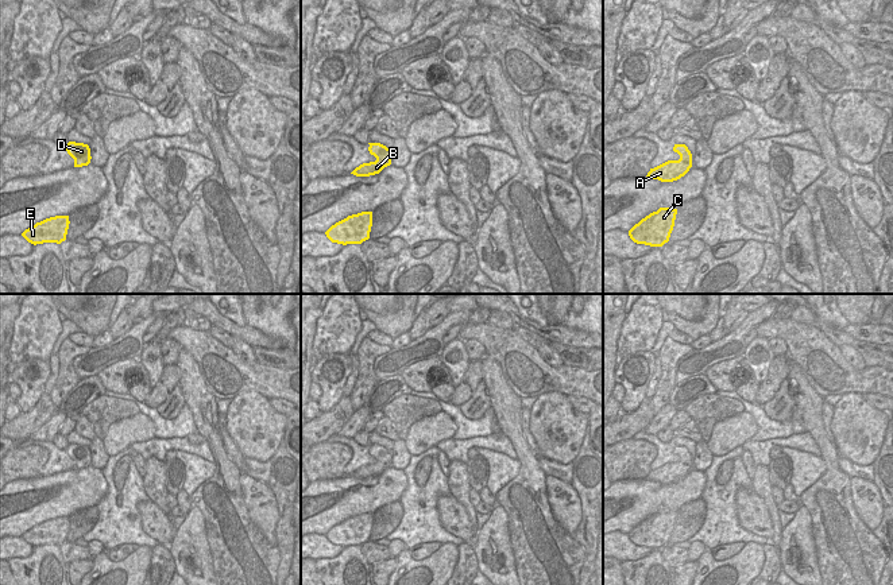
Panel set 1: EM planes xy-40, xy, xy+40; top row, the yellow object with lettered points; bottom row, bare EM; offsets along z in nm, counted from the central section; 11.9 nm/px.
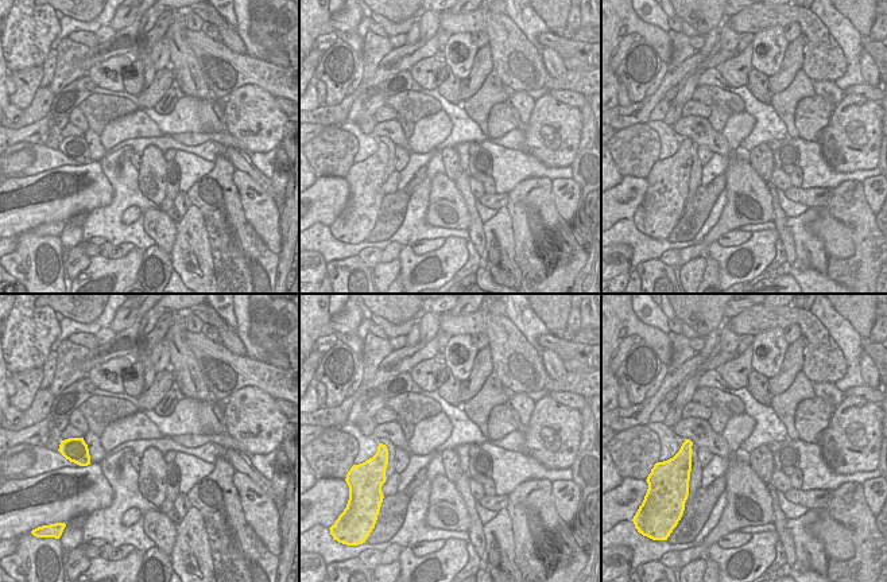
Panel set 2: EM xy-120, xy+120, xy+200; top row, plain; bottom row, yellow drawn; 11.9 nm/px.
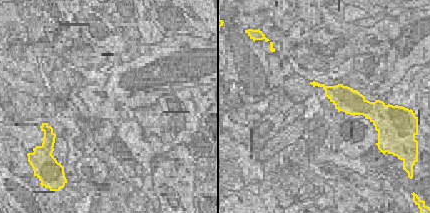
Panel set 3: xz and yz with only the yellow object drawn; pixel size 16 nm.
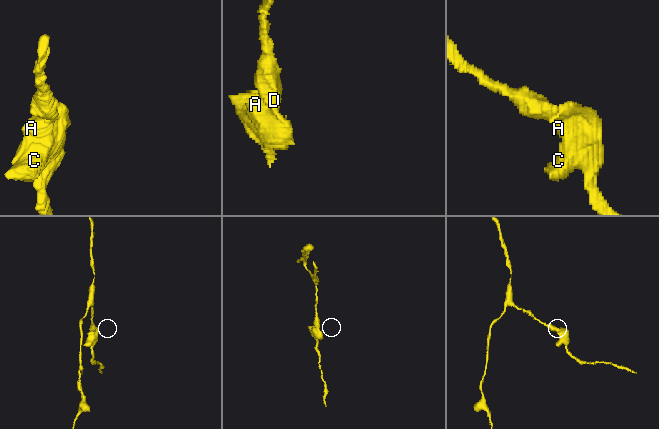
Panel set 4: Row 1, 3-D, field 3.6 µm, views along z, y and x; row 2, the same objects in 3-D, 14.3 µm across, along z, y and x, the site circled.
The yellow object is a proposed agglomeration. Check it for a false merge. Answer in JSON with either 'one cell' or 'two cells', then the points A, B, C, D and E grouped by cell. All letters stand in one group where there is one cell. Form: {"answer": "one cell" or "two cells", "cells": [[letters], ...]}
{"answer": "one cell", "cells": [["A", "B", "C", "D", "E"]]}

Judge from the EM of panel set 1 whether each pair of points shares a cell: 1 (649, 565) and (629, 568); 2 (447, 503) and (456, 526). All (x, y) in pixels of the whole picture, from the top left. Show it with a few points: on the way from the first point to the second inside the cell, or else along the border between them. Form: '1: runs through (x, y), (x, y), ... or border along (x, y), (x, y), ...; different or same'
1: runs through (644, 569), (634, 569); same
2: runs through (449, 508), (455, 520); same

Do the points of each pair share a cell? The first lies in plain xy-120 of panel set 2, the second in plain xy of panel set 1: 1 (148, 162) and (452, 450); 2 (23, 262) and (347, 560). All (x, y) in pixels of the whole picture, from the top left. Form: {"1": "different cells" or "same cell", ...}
{"1": "different cells", "2": "same cell"}

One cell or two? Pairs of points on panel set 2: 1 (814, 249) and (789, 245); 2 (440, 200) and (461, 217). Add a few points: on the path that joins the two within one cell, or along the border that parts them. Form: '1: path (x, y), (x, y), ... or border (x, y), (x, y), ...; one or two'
1: border (786, 218), (786, 229), (793, 237), (797, 263); two
2: path (445, 205), (456, 216); one

